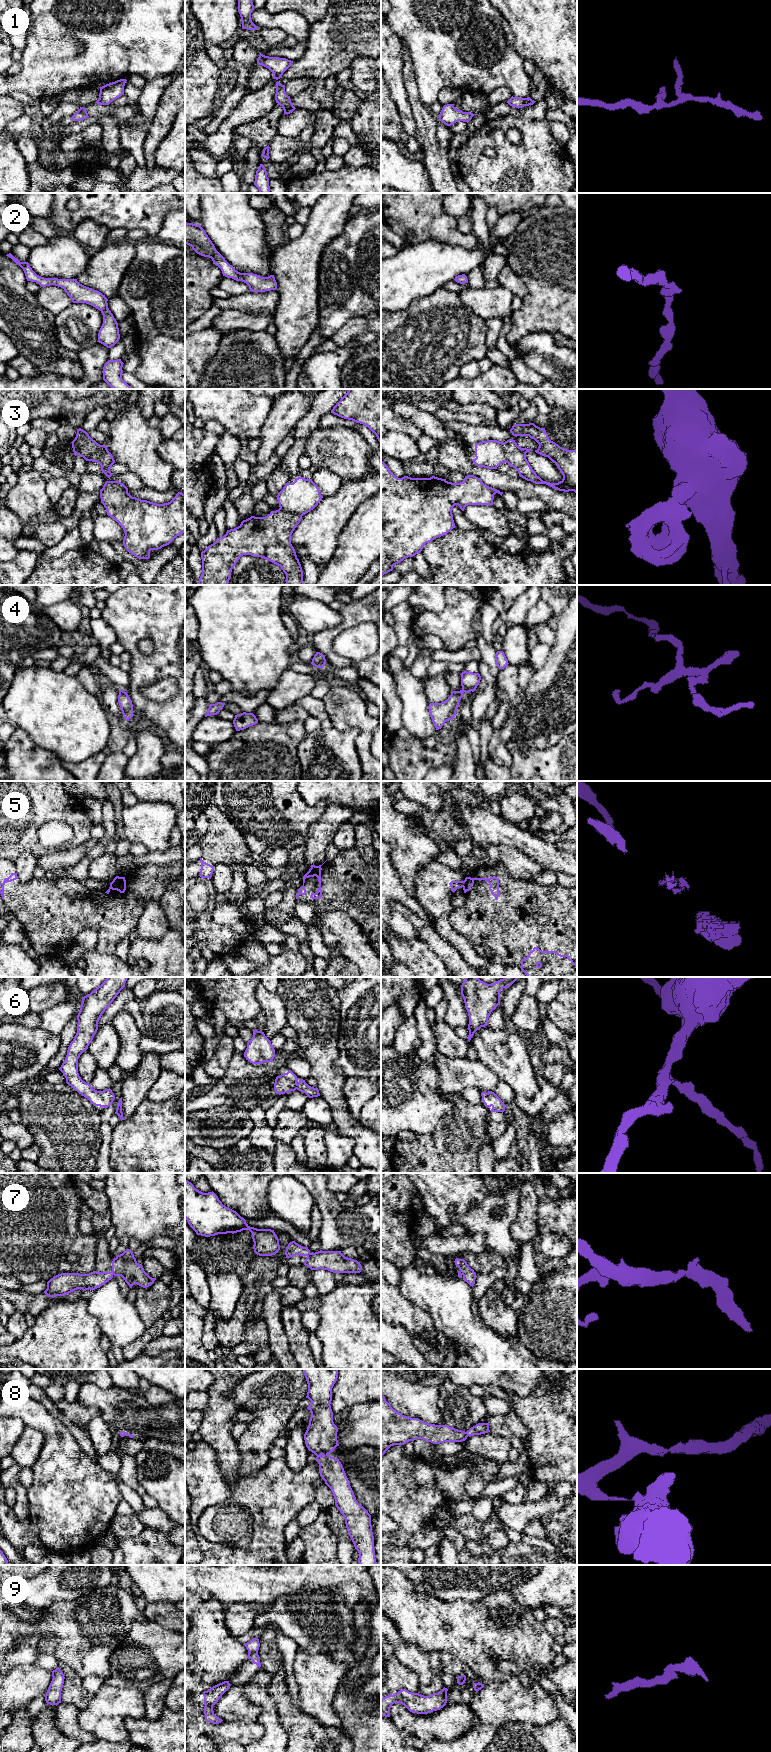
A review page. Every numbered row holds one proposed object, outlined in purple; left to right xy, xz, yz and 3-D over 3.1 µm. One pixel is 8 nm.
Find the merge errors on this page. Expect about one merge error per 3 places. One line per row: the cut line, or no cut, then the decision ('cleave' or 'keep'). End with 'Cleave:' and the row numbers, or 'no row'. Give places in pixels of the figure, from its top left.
1: cut none; keep
2: cut none; keep
3: cut xz (279, 508), (301, 516); cleave
4: cut none; keep
5: cut xy (125, 881), (122, 883), (112, 882); cleave
6: cut none; keep
7: cut none; keep
8: cut none; keep
9: cut none; keep
Cleave: 3, 5

